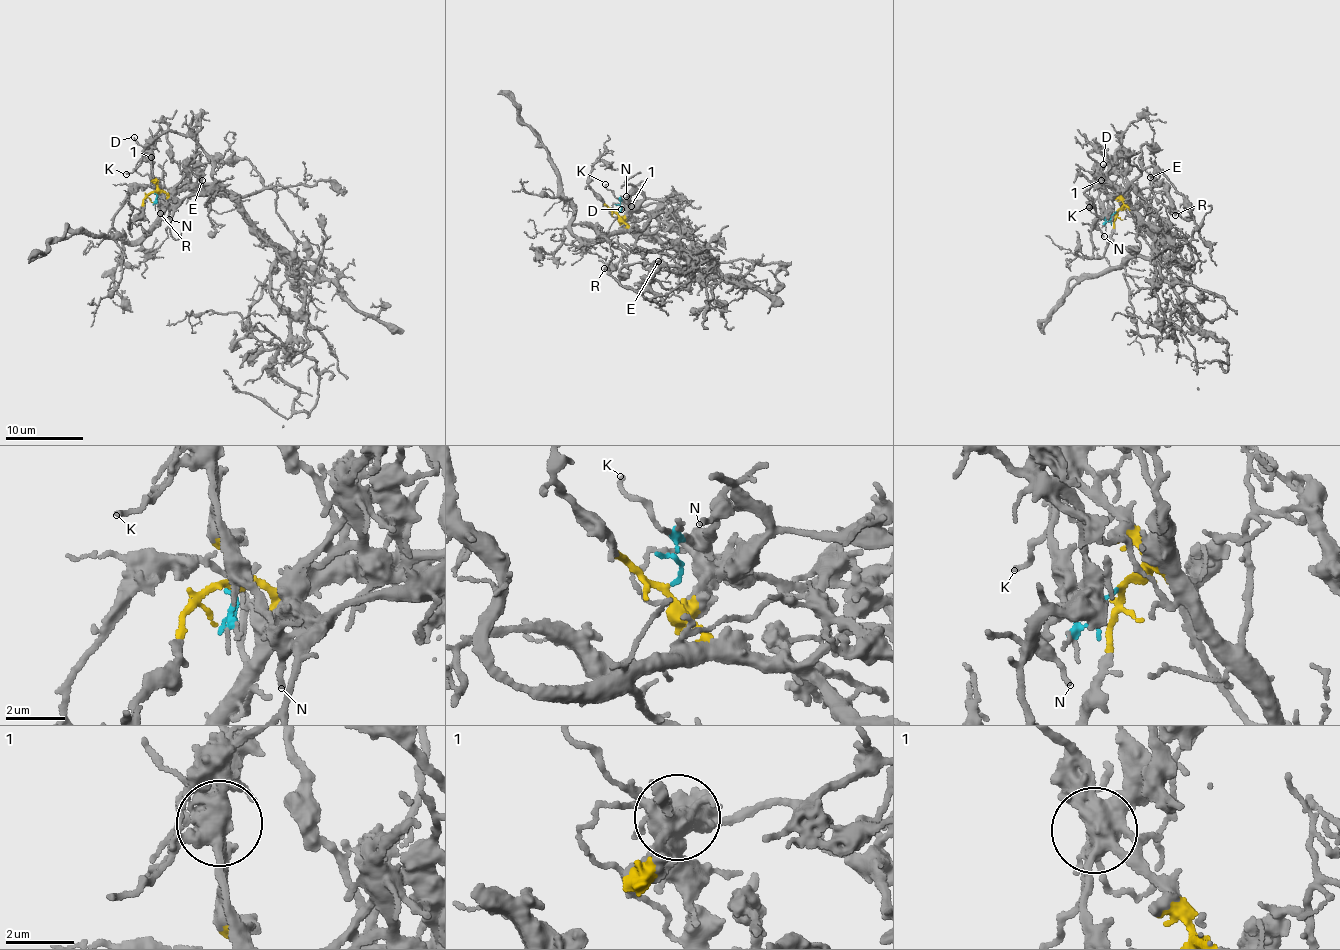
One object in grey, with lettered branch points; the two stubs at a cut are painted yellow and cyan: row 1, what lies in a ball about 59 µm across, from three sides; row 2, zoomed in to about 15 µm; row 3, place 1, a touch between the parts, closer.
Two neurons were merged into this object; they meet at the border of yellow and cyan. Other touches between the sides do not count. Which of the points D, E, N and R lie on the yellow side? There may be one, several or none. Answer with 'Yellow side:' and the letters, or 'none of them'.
Yellow side: E, R

